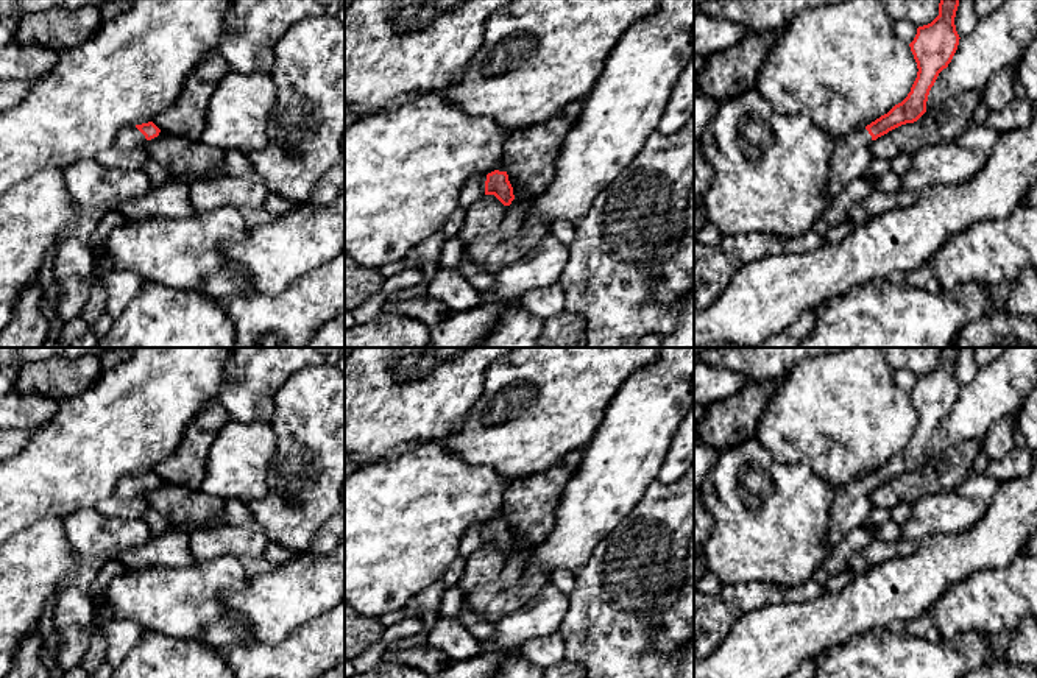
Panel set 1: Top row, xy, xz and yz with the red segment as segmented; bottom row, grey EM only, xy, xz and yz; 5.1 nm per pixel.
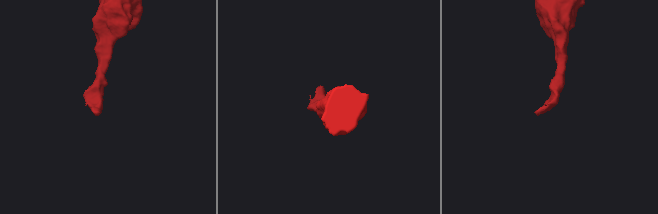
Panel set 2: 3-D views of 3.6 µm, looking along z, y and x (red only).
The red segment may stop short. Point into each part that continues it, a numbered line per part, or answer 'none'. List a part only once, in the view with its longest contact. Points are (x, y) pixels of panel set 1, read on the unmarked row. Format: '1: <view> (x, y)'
1: xz (473, 540)

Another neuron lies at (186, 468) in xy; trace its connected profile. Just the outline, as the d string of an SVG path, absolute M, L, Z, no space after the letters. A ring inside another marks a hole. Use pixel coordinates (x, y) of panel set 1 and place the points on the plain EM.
M212 401L190 419L175 454L164 458L151 471L161 482L178 485L187 491L200 491L206 475L209 449L218 430L229 419L221 402Z

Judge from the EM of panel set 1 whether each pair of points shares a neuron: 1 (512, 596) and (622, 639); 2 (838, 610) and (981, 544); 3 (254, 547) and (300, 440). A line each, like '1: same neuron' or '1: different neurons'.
1: different neurons
2: same neuron
3: same neuron

